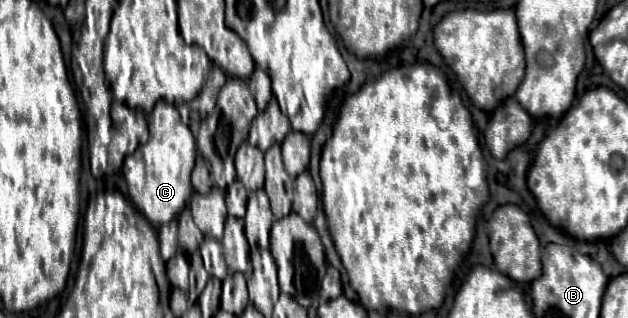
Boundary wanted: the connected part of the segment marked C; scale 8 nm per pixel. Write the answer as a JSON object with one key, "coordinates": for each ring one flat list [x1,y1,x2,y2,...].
{"coordinates":[[159,100,148,116,149,140,127,156,122,174,128,186,128,195,137,210,153,224,165,224,175,218,193,194,191,170,195,164,195,140,191,130,181,122,179,112]]}

